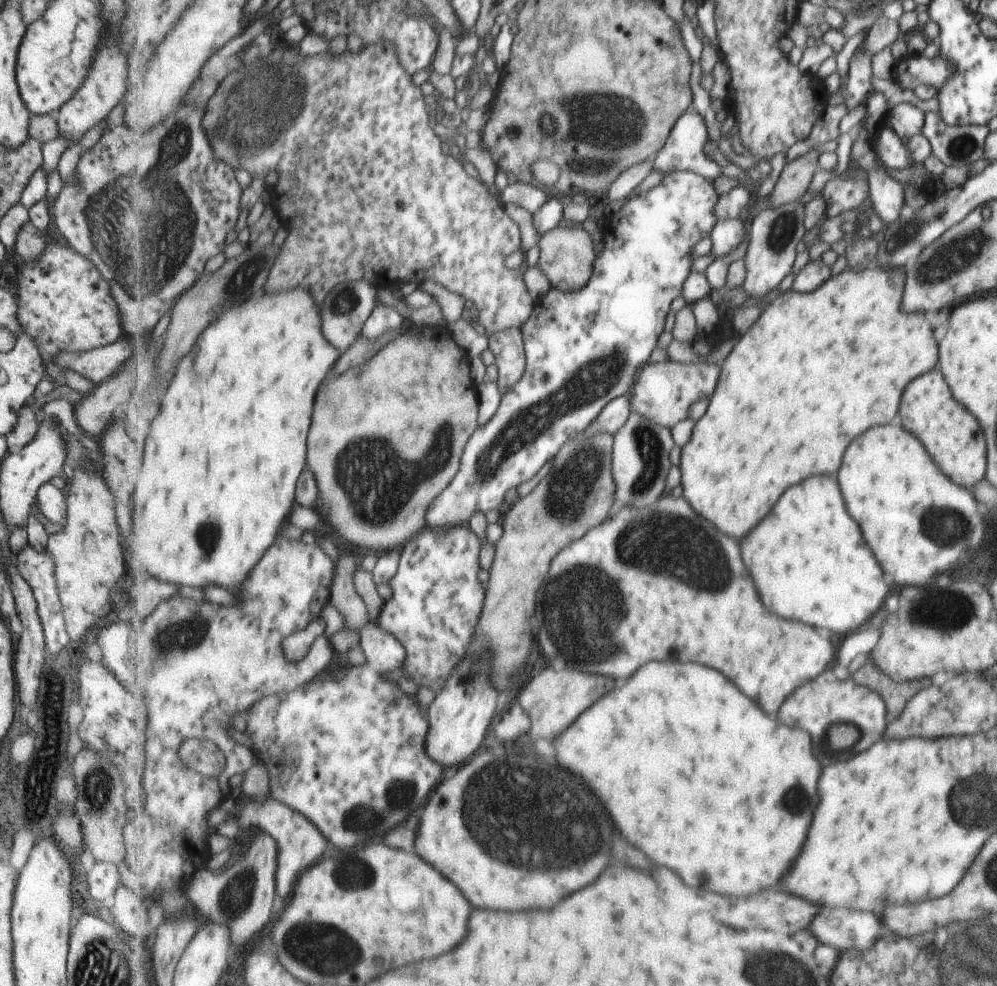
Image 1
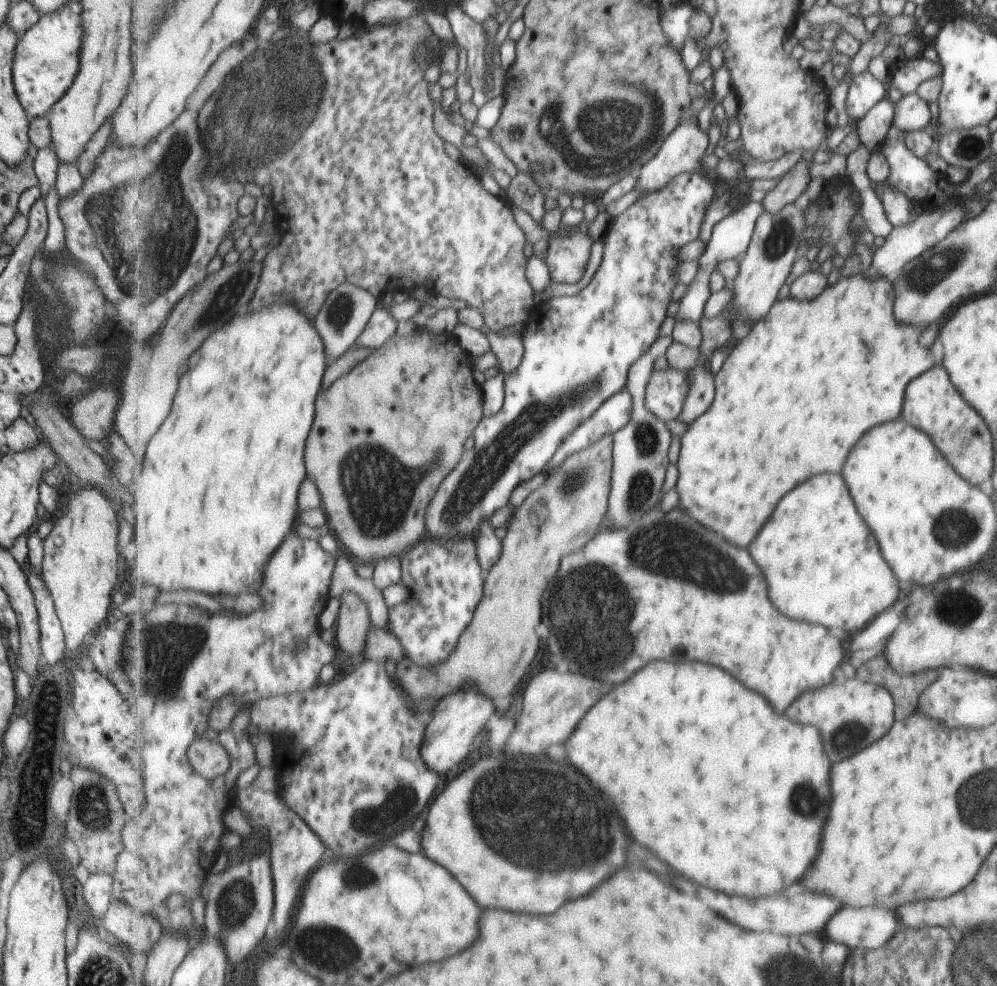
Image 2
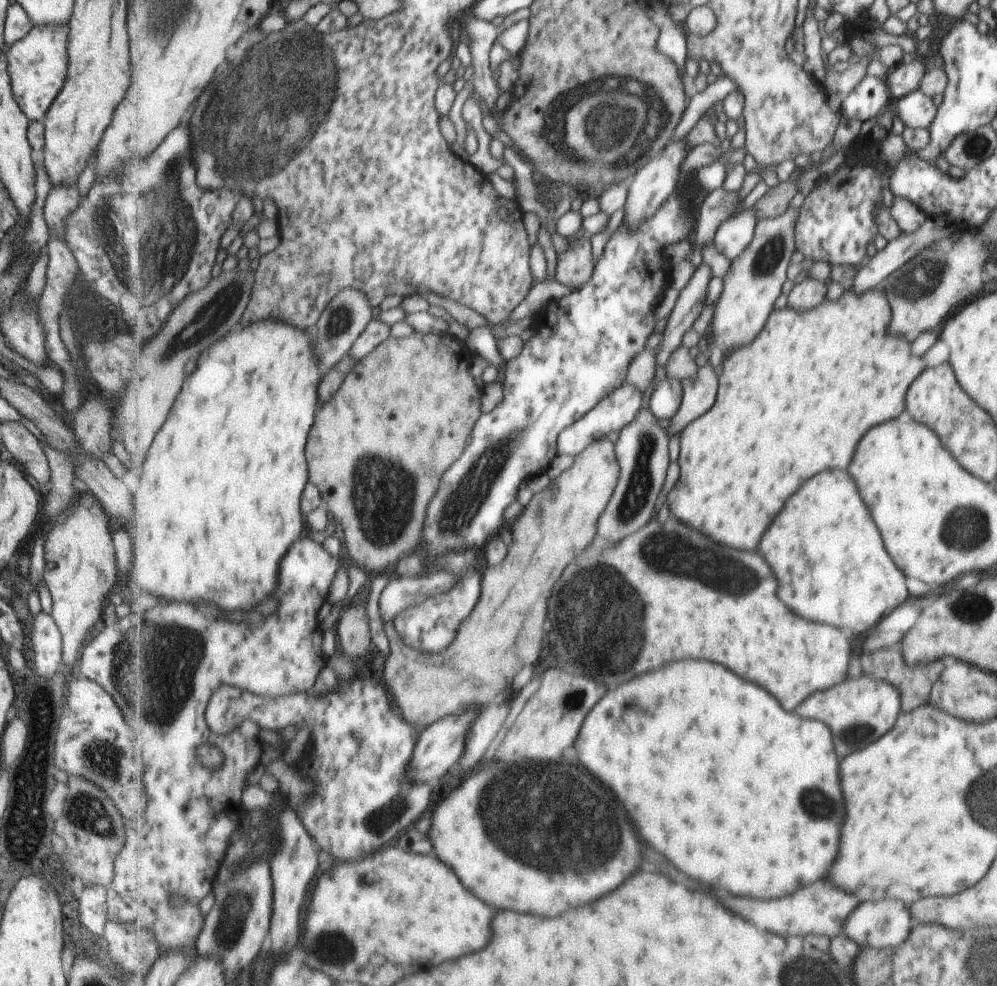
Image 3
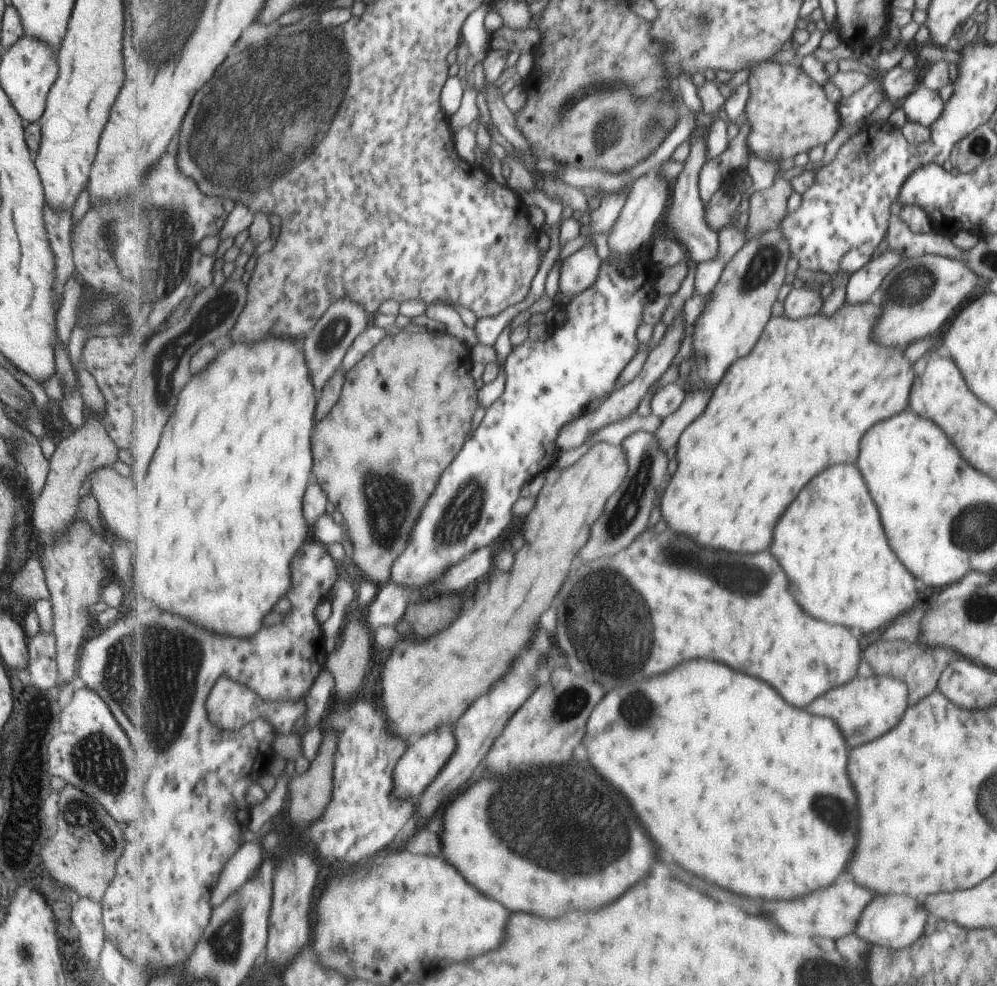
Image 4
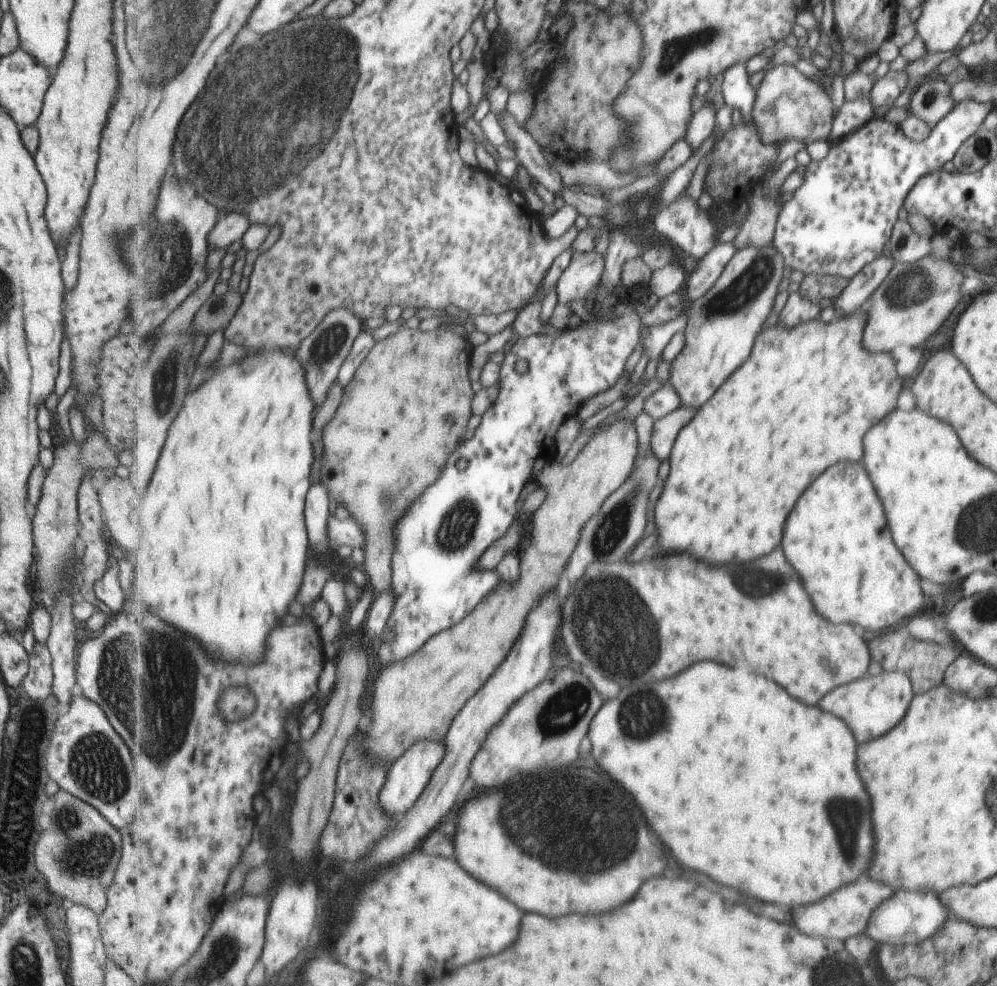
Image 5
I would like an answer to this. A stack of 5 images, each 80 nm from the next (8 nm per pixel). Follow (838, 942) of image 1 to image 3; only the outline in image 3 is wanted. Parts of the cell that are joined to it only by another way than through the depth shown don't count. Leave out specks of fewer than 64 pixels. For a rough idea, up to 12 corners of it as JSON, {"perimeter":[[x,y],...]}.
{"perimeter":[[901,901],[864,902],[839,934],[858,947],[902,943],[913,923]]}

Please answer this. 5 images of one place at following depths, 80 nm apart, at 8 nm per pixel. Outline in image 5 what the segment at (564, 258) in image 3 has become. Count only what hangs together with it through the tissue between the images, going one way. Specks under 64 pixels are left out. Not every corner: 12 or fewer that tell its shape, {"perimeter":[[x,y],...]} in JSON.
{"perimeter":[[577,251],[556,286],[558,303],[585,300],[601,284],[606,257]]}

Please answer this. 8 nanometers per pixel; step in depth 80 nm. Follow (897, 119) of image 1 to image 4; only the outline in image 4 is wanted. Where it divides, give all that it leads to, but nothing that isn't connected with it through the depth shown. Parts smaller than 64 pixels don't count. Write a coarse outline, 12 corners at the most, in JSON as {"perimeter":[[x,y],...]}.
{"perimeter":[[923,86],[901,102],[907,120],[928,128],[945,102]]}

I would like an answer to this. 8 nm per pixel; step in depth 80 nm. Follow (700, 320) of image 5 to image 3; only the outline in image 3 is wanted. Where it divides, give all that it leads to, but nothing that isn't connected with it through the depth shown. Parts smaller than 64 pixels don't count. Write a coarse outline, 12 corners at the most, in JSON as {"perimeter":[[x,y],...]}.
{"perimeter":[[797,208],[758,220],[711,320],[720,370],[766,328],[796,251]]}

